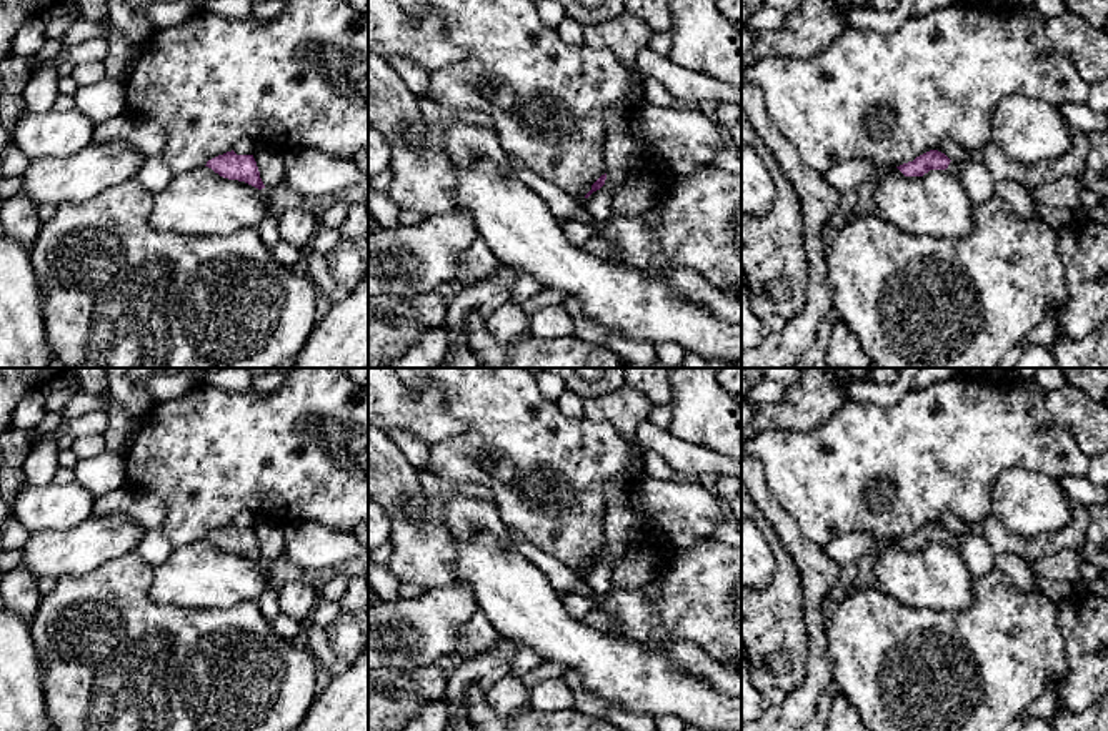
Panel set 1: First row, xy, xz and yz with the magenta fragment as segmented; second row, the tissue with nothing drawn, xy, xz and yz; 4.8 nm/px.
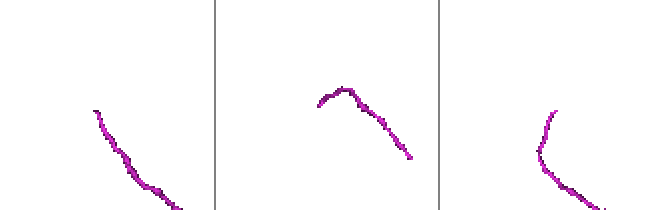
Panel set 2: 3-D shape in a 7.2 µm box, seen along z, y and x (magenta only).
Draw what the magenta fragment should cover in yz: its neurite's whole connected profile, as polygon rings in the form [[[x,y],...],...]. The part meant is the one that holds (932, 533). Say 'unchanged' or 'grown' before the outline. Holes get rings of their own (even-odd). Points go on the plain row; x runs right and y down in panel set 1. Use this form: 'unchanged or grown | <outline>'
grown | [[[930,523],[913,535],[896,540],[905,549],[923,549],[930,543],[946,543],[948,546],[958,549],[961,545],[961,536],[951,535],[945,526],[938,523]]]

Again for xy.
unchanged | [[[232,523],[208,533],[205,540],[223,551],[245,554],[258,563],[265,561],[253,528],[237,528]]]

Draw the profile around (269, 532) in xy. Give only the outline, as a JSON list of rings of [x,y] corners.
[[[257,518],[253,531],[265,561],[273,561],[285,554],[283,523],[272,518]]]

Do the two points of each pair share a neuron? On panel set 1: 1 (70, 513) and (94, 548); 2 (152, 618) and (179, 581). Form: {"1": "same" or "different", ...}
{"1": "different", "2": "different"}

